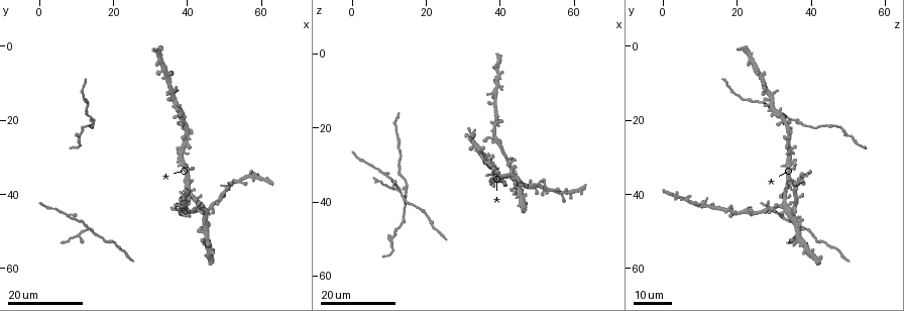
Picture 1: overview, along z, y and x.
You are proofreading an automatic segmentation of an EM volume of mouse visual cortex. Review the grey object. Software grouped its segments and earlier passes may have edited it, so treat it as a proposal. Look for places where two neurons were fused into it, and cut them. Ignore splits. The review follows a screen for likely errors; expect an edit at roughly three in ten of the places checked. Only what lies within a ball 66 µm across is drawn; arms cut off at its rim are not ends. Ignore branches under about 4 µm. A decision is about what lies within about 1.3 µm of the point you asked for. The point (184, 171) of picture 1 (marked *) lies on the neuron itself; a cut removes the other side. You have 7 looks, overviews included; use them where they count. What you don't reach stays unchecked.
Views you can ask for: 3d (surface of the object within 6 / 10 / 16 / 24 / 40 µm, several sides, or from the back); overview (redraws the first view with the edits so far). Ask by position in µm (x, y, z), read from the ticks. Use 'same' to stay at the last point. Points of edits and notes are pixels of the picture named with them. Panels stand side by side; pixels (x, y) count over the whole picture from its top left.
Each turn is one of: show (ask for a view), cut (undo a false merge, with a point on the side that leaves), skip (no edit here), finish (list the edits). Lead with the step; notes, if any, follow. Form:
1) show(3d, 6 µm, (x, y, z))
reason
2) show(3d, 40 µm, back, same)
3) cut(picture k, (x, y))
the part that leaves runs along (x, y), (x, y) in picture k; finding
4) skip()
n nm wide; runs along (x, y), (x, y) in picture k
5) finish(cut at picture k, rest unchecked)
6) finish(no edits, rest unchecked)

show(3d, 16 µm, (12.5, 49.0, 37.0))
a fork

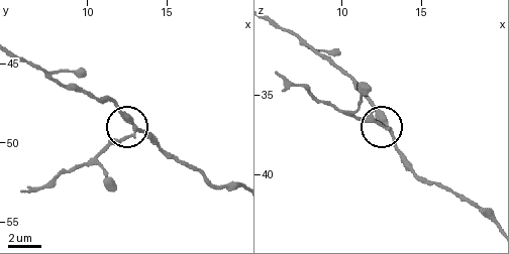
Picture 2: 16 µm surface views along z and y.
show(3d, 6 µm, (13.1, 49.3, 37.1))

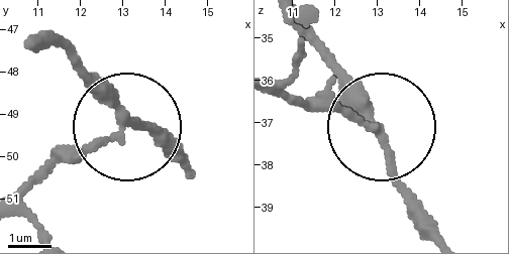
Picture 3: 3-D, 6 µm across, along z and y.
show(3d, 6 µm, back, (12.95, 49.20, 37.15))

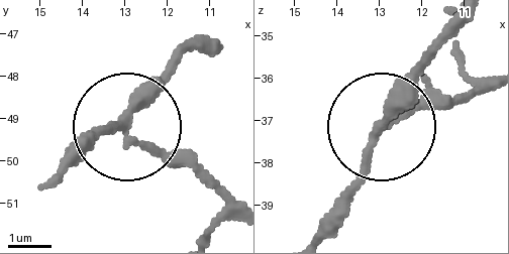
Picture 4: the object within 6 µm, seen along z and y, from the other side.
cut(picture 4, (190, 154))
3 arms; the part that leaves runs along (136, 141), (188, 155), (231, 195) in picture 4; a second neuron is stuck on

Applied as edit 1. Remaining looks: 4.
show(overview)
see it whole again

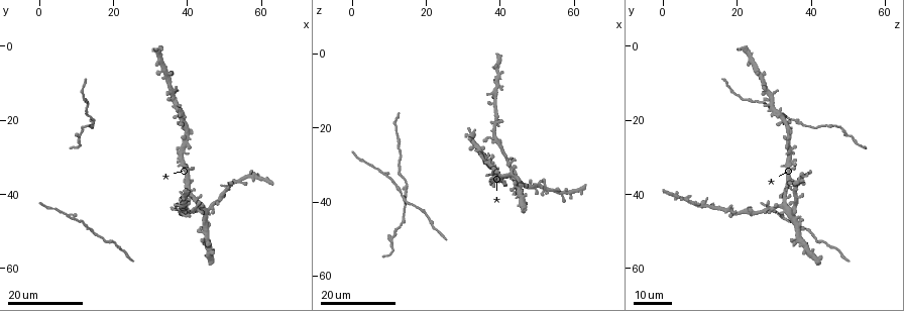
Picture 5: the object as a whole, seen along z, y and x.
show(3d, 16 µm, (8.0, 46.0, 32.0))
four-way junction

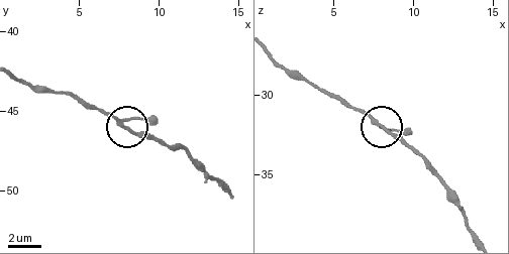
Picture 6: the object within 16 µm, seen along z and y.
show(3d, 10 µm, (8.2, 46.4, 32.2))
zoom in

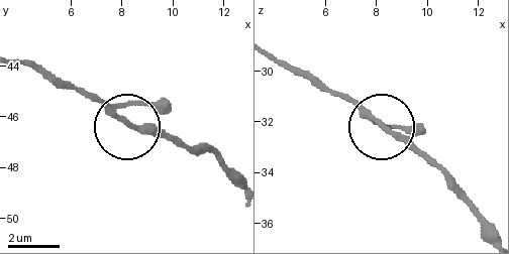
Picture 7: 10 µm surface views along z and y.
skip()
180 nm wide; runs along (492, 222), (439, 170), (344, 95) in picture 7; all the same neuron

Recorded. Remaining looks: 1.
finish(cut at picture 4, rest unchecked)

